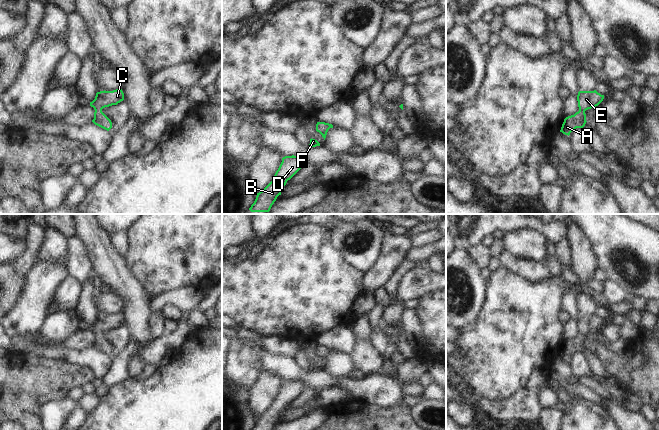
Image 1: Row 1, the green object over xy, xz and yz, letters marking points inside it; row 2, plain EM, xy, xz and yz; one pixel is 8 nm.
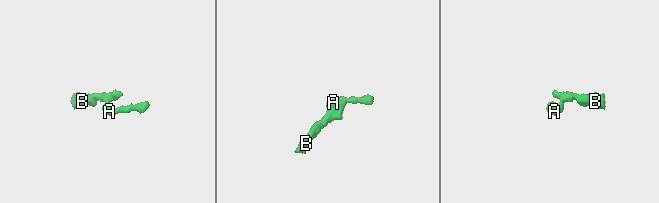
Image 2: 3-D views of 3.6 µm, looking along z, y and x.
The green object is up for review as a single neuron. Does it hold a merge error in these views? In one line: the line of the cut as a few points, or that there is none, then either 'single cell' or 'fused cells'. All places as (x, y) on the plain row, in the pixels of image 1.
no cut | single cell

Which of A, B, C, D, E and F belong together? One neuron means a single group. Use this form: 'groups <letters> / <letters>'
groups A B C D E F

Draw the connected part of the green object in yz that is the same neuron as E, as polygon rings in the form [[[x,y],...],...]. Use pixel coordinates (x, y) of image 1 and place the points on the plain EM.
[[[596,314],[579,315],[577,319],[579,335],[564,343],[560,356],[569,360],[576,352],[583,352],[587,346],[585,335],[598,330],[603,323],[604,319]]]

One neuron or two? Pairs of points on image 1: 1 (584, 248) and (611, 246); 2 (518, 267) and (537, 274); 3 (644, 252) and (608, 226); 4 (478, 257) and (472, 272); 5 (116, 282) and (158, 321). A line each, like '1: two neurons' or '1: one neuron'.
1: two neurons
2: one neuron
3: one neuron
4: two neurons
5: two neurons

